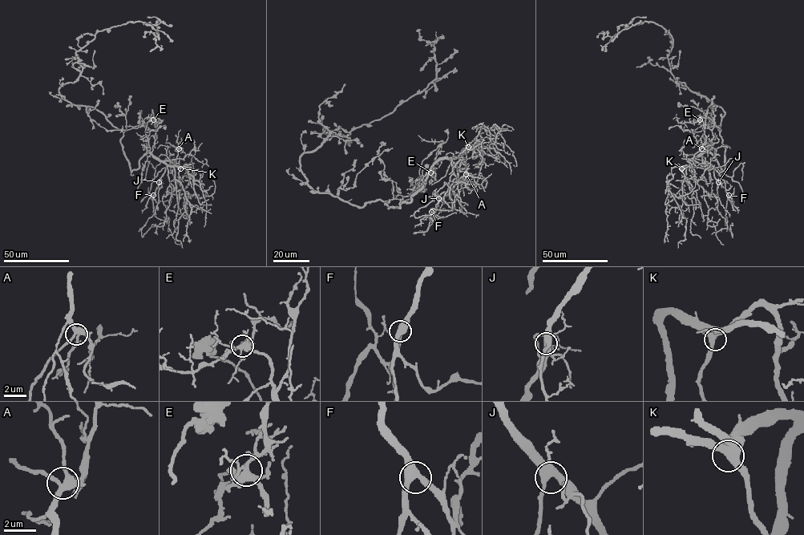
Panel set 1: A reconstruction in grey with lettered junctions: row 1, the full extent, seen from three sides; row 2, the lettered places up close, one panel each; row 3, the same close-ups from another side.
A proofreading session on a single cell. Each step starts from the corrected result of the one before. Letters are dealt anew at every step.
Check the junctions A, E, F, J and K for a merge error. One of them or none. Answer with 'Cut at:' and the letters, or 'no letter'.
Cut at: no letter

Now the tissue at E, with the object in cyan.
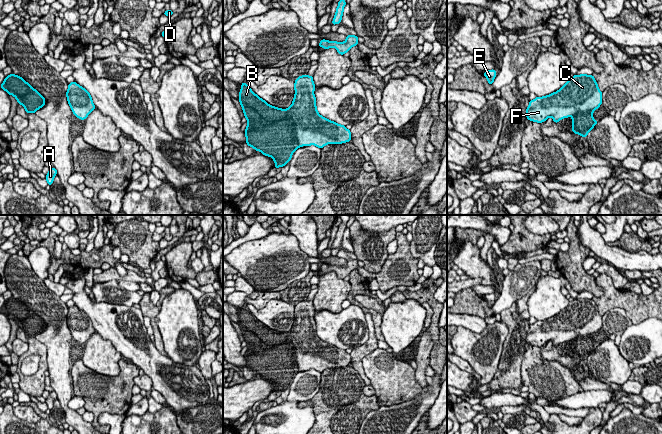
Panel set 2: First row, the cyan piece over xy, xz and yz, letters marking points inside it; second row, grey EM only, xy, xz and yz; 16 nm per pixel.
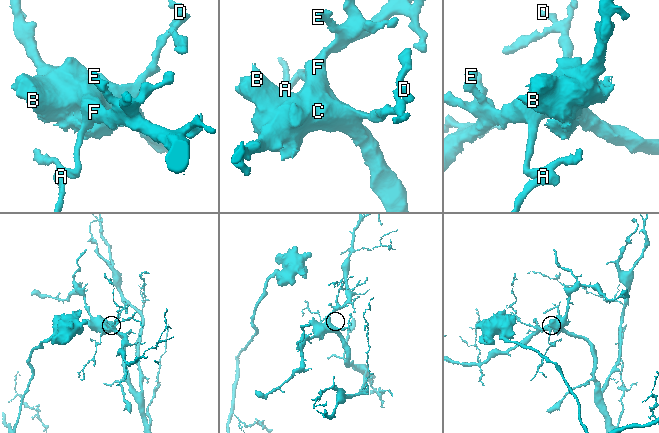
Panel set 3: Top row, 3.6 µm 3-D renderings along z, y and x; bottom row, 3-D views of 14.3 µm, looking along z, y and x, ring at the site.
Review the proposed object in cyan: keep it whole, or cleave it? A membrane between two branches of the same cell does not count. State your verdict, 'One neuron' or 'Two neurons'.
One neuron

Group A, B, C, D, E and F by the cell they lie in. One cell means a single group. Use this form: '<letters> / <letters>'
A B C D E F

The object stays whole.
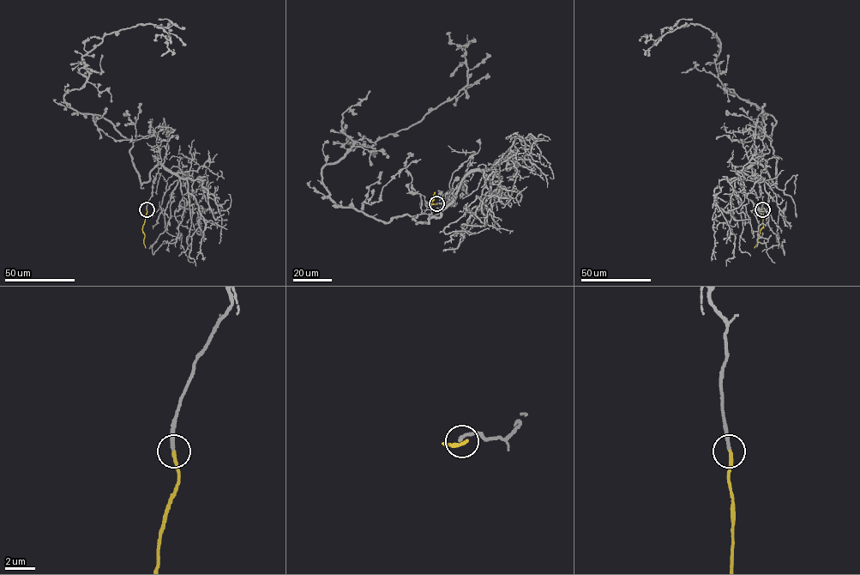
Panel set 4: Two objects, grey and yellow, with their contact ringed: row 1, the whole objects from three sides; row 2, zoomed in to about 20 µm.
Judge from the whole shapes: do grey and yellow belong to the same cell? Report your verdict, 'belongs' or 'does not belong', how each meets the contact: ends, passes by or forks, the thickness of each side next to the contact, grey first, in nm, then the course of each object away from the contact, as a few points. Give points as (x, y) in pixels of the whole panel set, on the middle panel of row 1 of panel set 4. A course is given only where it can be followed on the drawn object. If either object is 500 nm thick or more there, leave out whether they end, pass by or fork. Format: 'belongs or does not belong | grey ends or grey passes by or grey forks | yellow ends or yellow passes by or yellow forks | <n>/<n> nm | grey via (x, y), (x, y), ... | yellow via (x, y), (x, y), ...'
belongs | grey ends | yellow ends | 240/240 nm | grey via (436, 203), (458, 186), (438, 214), (379, 221), (339, 207), (321, 168), (466, 84), (448, 33) | yellow via (436, 203), (431, 204), (430, 201), (434, 199), (435, 192)

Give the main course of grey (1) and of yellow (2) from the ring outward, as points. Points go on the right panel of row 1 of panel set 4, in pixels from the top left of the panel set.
1: (762, 209), (749, 165), (776, 122), (722, 82), (719, 39), (690, 24), (639, 41)
2: (762, 209), (763, 226), (754, 248)

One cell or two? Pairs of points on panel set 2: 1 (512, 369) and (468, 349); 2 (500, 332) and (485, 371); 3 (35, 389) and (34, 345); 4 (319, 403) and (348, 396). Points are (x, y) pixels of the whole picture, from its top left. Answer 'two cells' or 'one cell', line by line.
1: two cells
2: one cell
3: one cell
4: one cell

